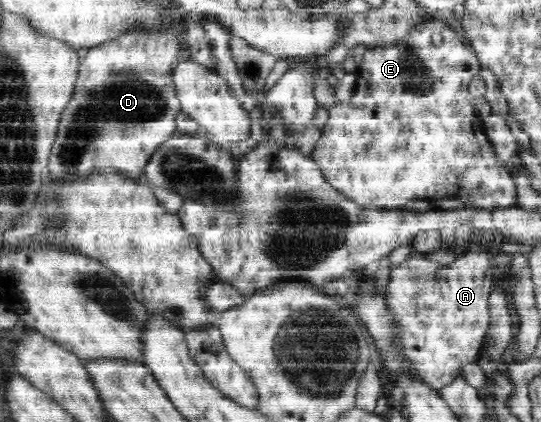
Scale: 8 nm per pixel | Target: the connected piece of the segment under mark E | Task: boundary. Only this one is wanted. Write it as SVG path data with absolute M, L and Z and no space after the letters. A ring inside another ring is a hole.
M438 19L418 23L395 45L367 48L367 51L363 54L362 64L356 72L355 93L351 101L349 103L338 102L329 110L327 123L322 128L322 137L316 142L316 148L312 152L312 159L320 167L319 170L324 179L360 207L364 206L366 209L379 209L380 211L400 209L400 206L404 206L404 204L415 199L433 201L436 198L459 200L468 207L479 206L480 209L488 211L515 206L517 203L517 187L510 174L509 165L500 163L496 159L494 147L490 145L490 141L486 137L485 126L482 126L482 121L480 121L482 118L478 118L475 113L476 98L469 91L470 82L474 80L476 74L480 74L482 68L477 54L468 47L464 38L444 21Z

